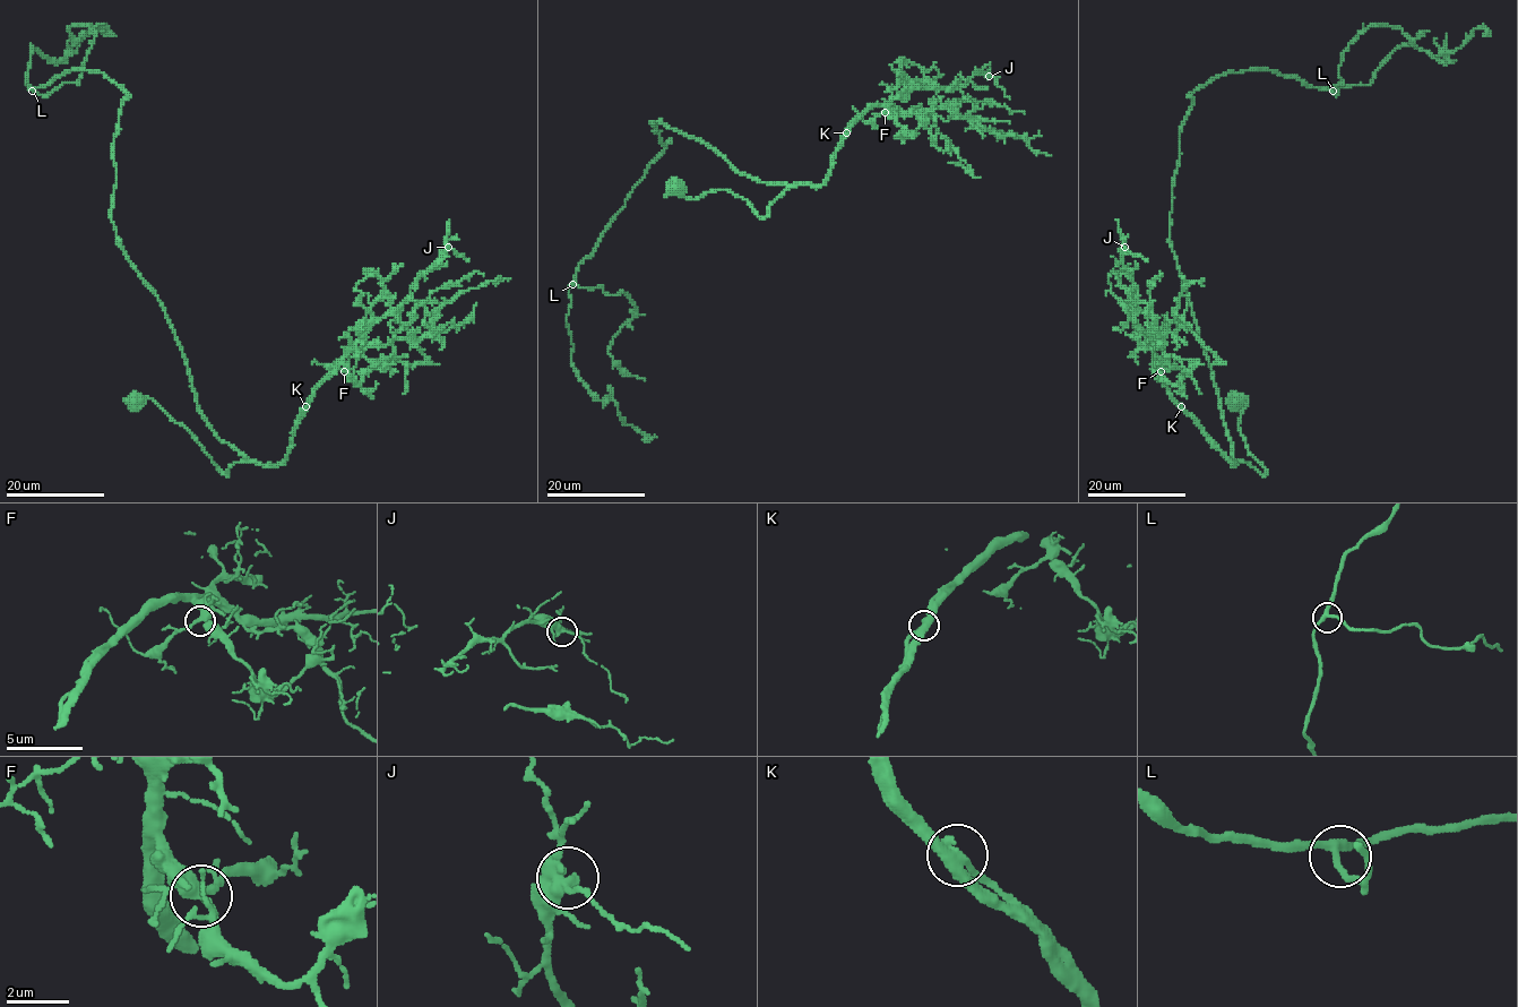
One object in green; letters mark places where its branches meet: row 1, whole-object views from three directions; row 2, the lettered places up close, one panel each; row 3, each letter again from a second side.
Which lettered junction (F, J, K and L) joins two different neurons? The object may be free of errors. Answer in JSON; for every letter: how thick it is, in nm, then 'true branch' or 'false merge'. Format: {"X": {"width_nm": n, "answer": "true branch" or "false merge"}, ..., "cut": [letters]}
{"F": {"width_nm": 340, "answer": "true branch"}, "J": {"width_nm": 340, "answer": "true branch"}, "K": {"width_nm": 400, "answer": "true branch"}, "L": {"width_nm": 240, "answer": "true branch"}, "cut": []}

